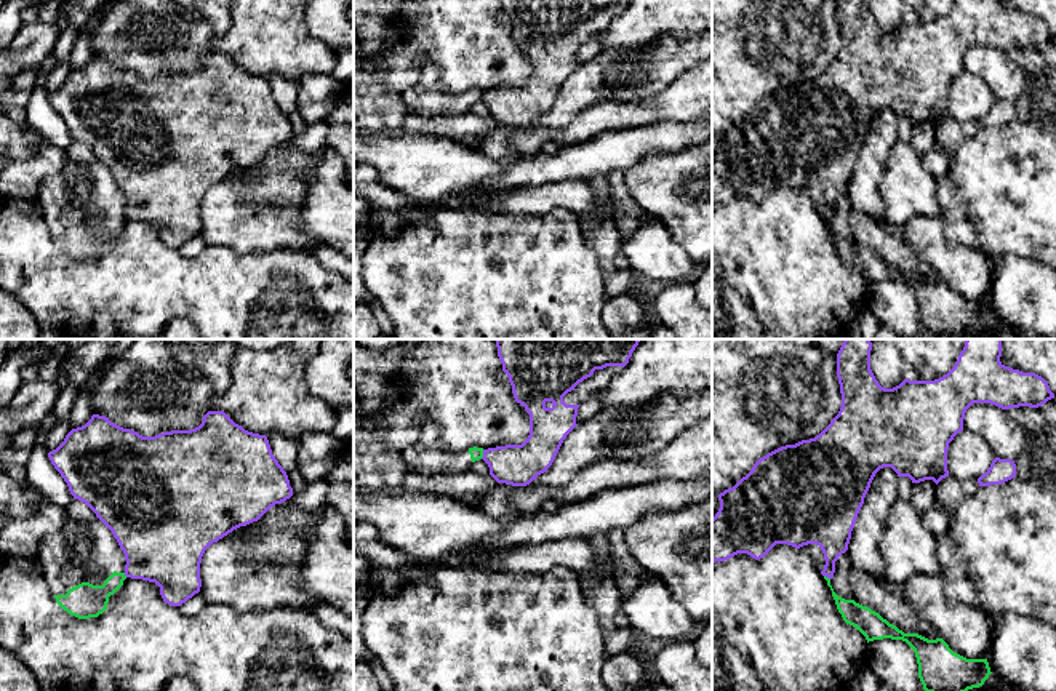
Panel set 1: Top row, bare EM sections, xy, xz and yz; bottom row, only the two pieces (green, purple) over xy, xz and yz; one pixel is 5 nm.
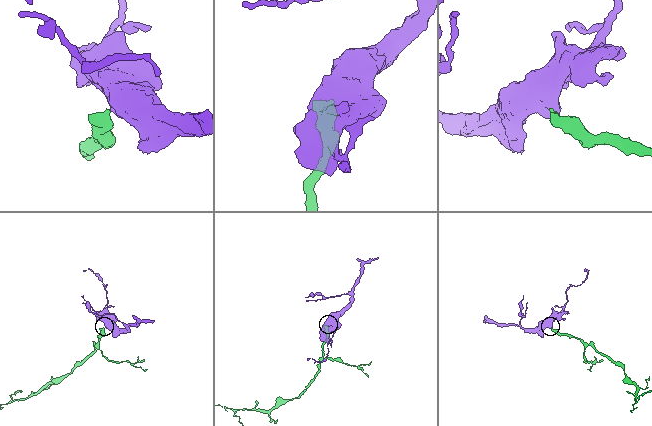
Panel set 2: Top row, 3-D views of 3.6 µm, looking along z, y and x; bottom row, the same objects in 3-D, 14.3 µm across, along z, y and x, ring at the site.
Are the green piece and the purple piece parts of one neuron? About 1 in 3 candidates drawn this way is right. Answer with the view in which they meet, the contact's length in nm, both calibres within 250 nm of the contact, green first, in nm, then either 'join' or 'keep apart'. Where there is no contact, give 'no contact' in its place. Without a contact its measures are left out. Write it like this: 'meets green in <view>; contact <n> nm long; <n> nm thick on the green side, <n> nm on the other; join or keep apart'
meets green in xz; contact 50 nm long; 70 nm thick on the green side, 200 nm on the other; keep apart

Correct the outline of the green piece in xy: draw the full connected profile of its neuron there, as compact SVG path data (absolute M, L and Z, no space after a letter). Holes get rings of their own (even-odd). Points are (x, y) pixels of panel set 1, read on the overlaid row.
M82 501L66 507L66 523L38 547L56 603L78 619L98 617L126 579L125 553L112 531Z

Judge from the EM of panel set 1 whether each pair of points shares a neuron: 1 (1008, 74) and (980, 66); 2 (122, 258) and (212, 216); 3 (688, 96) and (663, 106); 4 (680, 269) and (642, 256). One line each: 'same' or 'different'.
1: same
2: different
3: same
4: same

